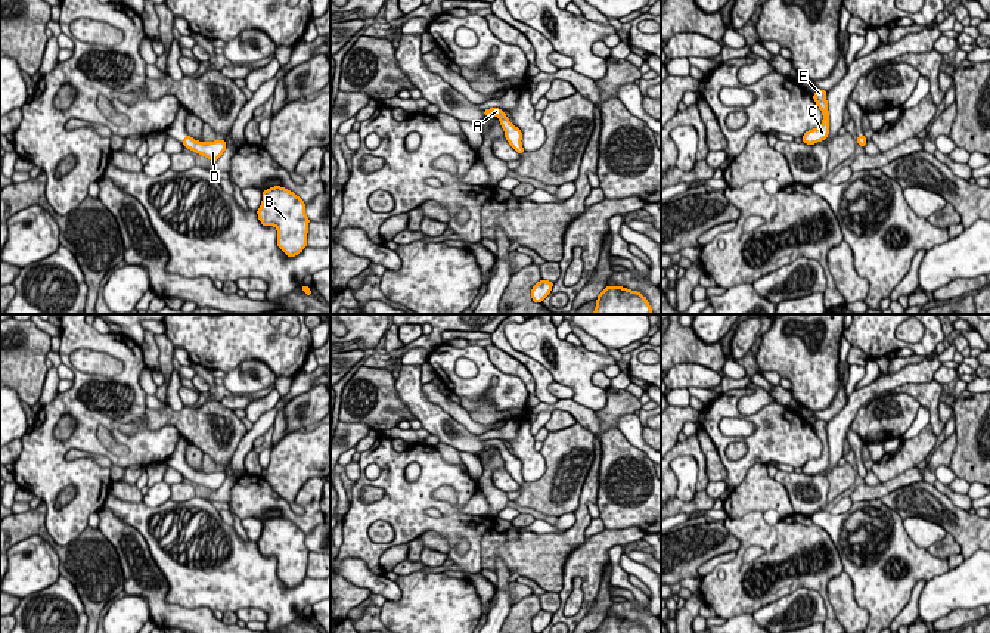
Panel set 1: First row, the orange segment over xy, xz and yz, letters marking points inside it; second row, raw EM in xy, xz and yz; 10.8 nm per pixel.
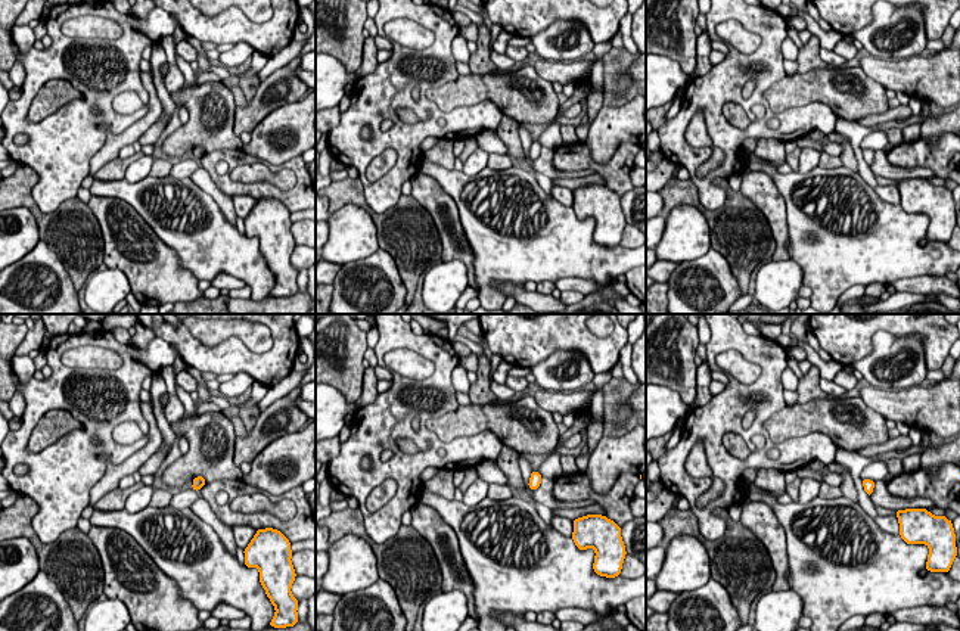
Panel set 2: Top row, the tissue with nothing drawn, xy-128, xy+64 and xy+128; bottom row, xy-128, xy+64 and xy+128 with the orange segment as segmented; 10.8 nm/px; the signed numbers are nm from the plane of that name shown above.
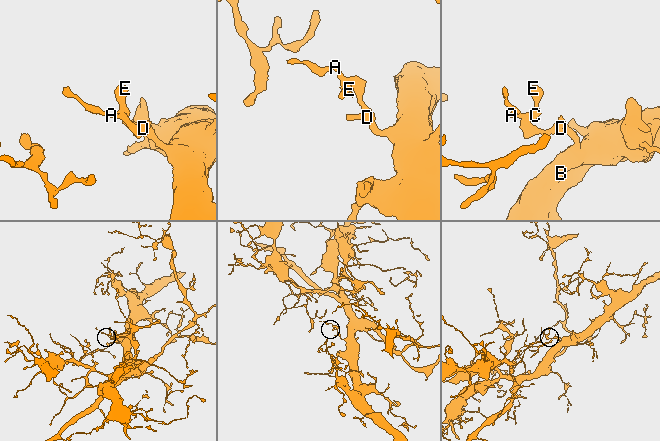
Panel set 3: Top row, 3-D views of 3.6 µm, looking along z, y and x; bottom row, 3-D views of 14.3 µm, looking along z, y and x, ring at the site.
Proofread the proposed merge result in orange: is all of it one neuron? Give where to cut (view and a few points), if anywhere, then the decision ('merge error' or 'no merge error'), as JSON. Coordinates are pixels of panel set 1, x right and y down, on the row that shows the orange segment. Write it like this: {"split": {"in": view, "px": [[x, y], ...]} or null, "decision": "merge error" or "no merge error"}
{"split": null, "decision": "no merge error"}

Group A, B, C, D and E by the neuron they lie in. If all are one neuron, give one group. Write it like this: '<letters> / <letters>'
A B C D E

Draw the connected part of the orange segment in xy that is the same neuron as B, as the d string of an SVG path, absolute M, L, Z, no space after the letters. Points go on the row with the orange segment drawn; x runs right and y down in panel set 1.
M280 186L264 190L257 214L263 226L277 229L277 246L288 257L298 255L307 246L310 220L305 204L291 190Z

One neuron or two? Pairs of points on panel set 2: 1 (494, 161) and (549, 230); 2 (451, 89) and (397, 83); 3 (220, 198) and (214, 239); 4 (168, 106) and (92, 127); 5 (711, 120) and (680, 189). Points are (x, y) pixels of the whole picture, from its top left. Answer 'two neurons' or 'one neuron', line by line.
1: two neurons
2: two neurons
3: two neurons
4: two neurons
5: two neurons

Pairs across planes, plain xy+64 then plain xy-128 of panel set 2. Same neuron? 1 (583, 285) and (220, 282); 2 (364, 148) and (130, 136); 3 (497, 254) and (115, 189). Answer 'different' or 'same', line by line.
1: same
2: different
3: same

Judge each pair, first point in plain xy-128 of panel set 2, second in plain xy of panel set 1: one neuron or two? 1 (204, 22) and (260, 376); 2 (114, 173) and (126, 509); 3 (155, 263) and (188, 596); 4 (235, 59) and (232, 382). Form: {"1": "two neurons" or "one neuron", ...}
{"1": "two neurons", "2": "two neurons", "3": "two neurons", "4": "one neuron"}

